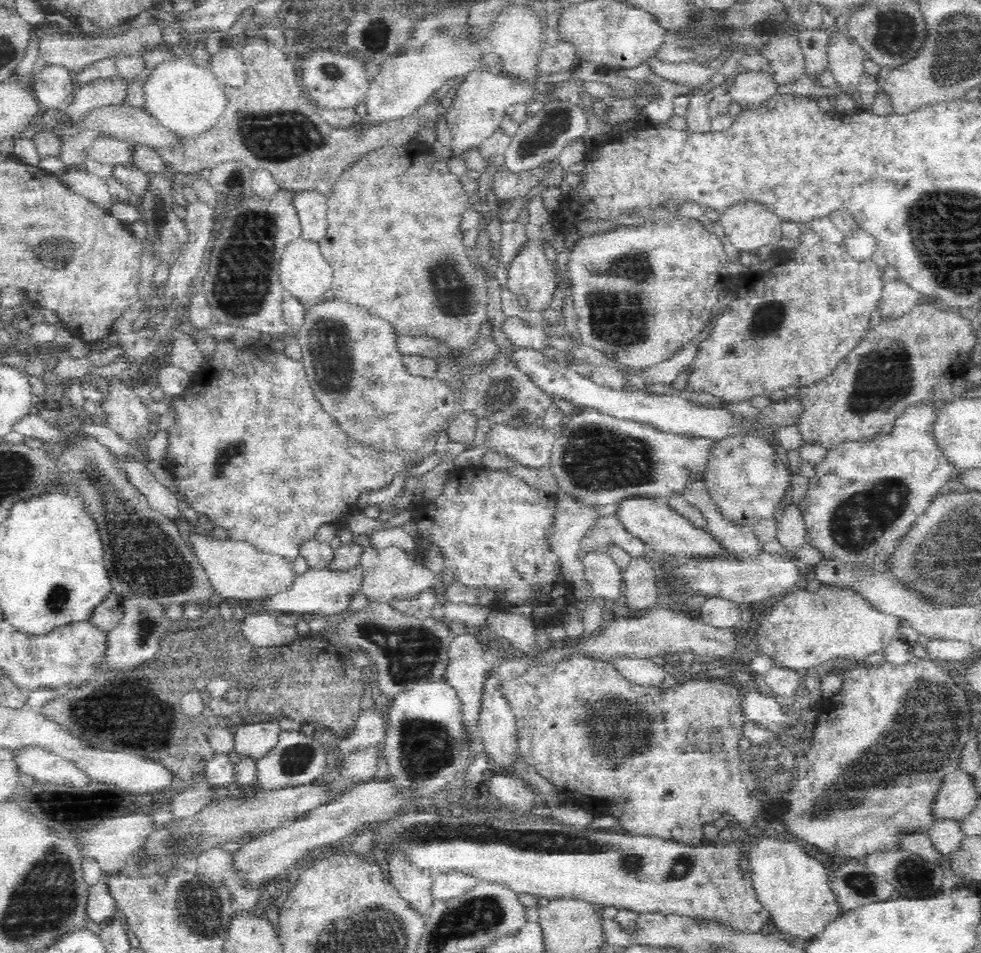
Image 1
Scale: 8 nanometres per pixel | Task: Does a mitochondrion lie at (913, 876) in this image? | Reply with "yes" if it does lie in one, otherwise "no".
yes

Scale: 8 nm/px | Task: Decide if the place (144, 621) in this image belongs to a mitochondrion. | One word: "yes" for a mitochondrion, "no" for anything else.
yes

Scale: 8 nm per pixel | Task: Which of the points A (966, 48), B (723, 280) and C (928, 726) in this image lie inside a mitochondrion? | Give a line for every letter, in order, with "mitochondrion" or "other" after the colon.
A: mitochondrion
B: other
C: mitochondrion

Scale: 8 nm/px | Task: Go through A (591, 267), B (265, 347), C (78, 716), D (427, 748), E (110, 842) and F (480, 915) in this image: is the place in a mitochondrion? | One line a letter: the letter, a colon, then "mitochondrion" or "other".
A: mitochondrion
B: other
C: mitochondrion
D: mitochondrion
E: other
F: mitochondrion

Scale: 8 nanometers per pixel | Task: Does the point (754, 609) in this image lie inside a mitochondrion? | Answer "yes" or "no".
no

